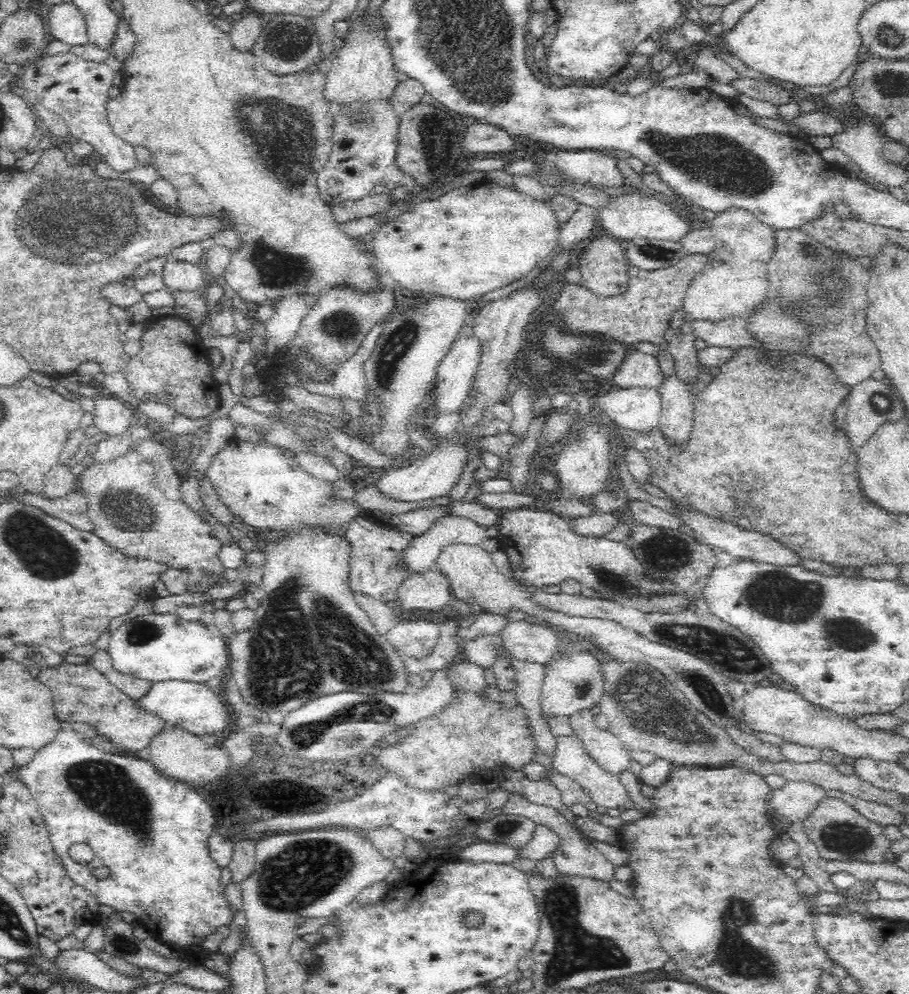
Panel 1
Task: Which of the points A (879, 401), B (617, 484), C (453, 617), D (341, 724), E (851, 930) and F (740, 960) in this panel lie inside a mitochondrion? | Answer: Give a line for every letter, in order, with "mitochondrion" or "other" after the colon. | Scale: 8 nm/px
A: mitochondrion
B: other
C: other
D: mitochondrion
E: other
F: mitochondrion

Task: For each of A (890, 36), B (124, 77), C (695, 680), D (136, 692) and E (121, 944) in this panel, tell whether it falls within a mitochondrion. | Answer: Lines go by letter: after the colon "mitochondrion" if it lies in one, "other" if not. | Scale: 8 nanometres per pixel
A: mitochondrion
B: other
C: mitochondrion
D: other
E: mitochondrion

